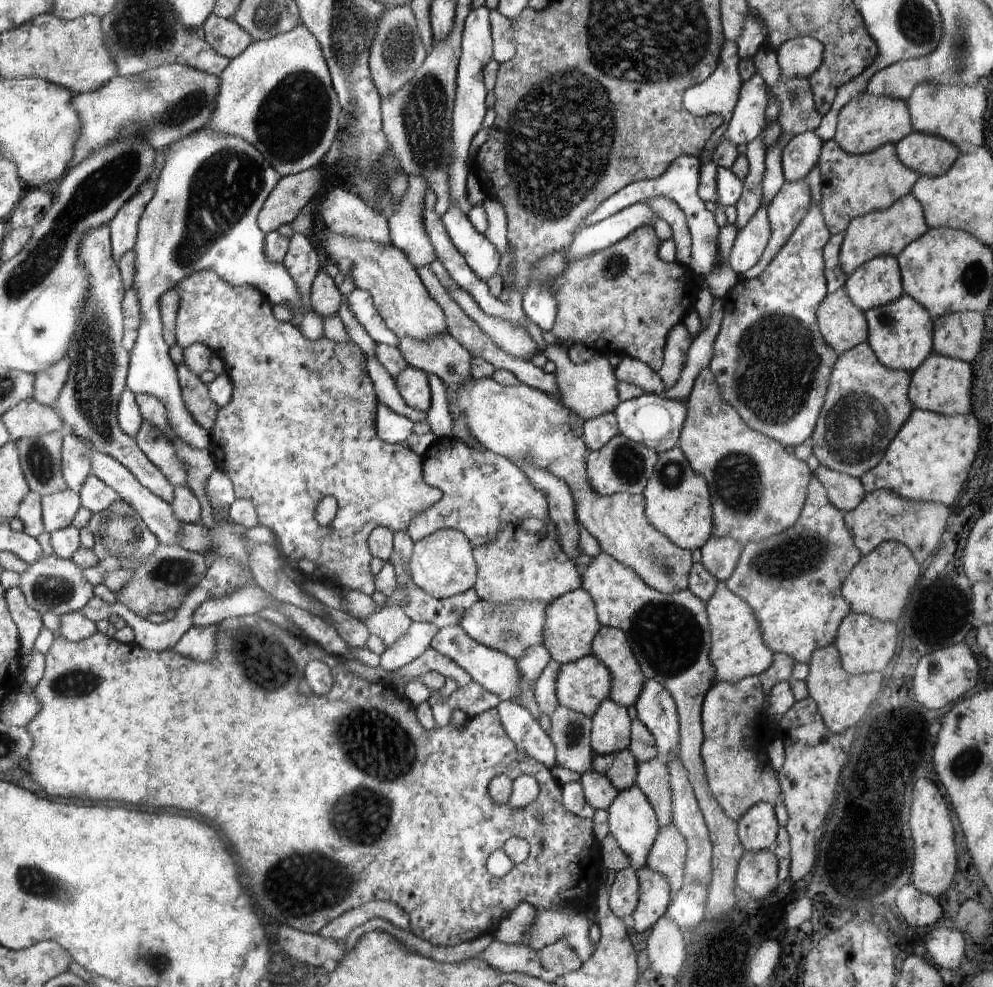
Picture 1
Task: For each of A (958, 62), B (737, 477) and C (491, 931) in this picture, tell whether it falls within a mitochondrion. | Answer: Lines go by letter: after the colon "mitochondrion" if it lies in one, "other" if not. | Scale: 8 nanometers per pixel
A: mitochondrion
B: mitochondrion
C: other

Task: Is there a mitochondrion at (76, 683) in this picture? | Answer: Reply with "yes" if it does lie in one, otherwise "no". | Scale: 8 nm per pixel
yes

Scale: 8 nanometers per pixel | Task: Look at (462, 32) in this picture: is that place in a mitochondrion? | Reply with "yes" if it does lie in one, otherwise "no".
no

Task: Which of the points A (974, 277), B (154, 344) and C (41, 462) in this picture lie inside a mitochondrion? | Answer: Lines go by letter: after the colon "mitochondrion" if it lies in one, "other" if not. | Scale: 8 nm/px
A: mitochondrion
B: other
C: mitochondrion

